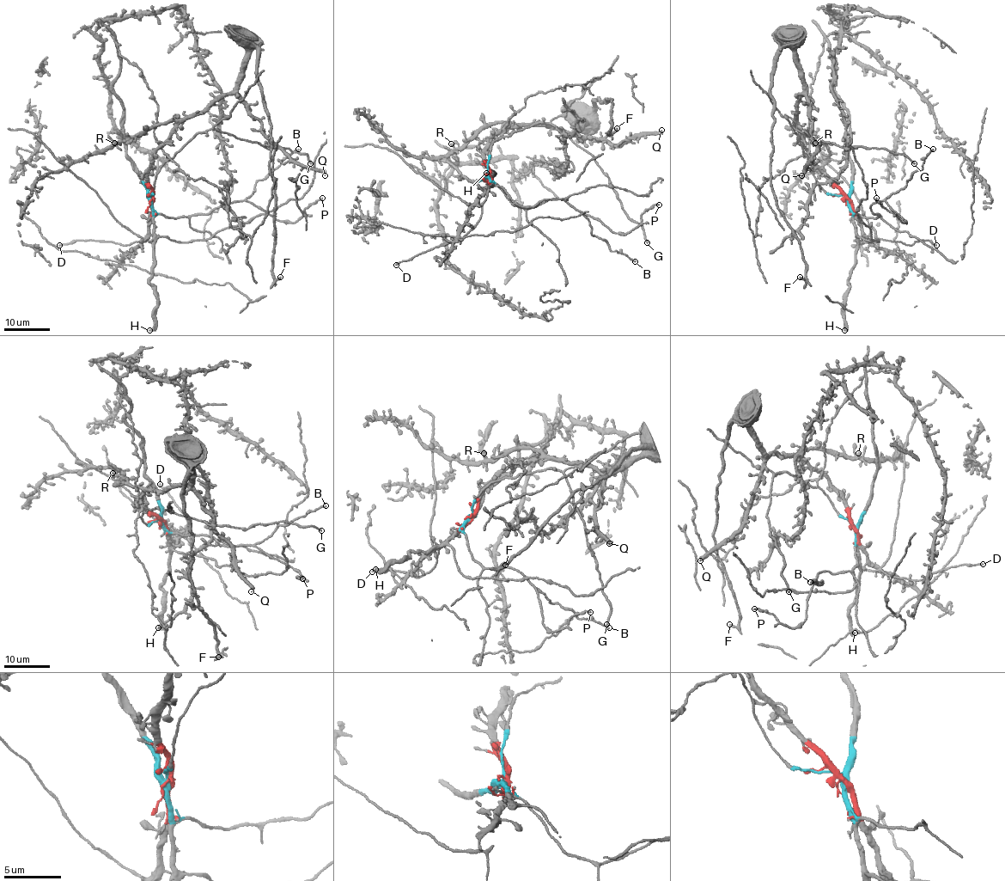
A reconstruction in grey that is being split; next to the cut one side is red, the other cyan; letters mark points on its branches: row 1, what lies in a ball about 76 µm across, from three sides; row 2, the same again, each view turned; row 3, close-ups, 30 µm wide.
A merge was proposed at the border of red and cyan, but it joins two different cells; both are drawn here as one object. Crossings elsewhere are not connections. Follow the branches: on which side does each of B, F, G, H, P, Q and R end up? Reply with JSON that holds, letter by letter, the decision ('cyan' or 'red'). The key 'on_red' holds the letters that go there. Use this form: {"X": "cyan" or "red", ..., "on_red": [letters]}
{"B": "cyan", "F": "red", "G": "cyan", "H": "cyan", "P": "cyan", "Q": "red", "R": "red", "on_red": ["F", "Q", "R"]}

